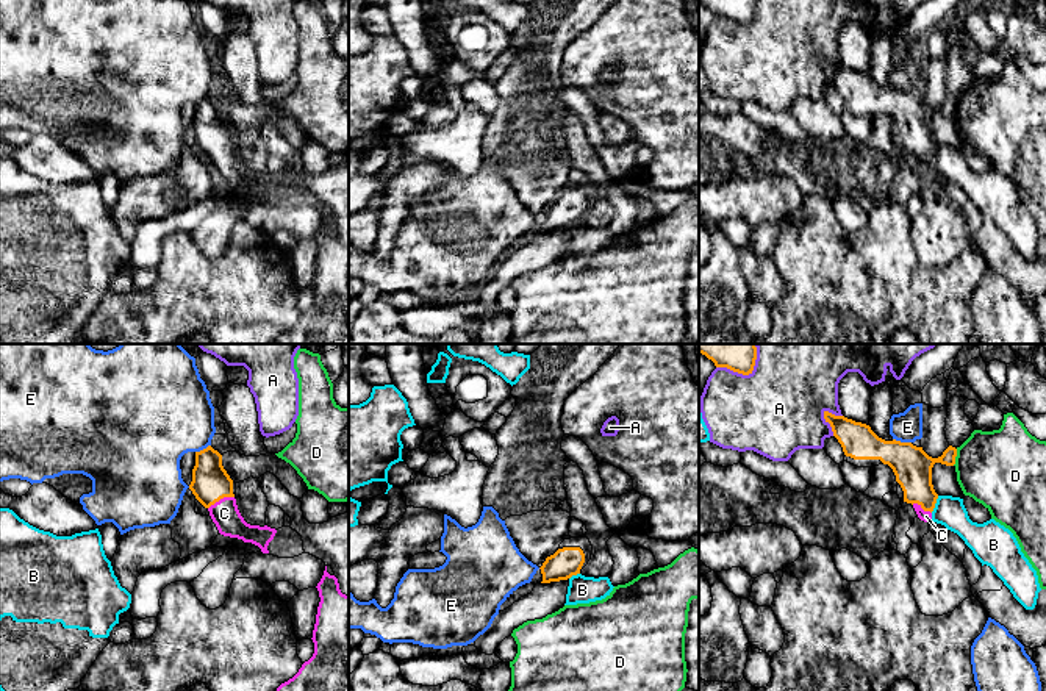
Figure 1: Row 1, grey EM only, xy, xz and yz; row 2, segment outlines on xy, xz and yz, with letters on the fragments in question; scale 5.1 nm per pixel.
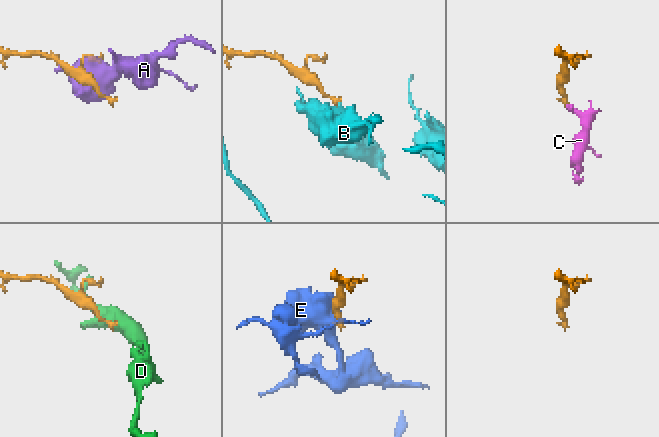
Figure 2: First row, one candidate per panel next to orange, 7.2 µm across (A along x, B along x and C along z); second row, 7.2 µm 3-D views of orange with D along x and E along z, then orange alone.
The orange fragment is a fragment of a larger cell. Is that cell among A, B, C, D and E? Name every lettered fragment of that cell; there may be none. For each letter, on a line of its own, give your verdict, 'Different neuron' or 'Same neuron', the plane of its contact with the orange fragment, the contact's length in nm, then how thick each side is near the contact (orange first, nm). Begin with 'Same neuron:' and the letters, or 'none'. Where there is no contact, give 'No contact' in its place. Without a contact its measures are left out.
Same neuron: C
A: Different neuron. Touches orange in yz. Shared border 140 nm. Thickness 180 nm (orange) against 440 nm
B: Different neuron. Touches orange in yz. Shared border 100 nm. Thickness 200 nm (orange) against 160 nm
C: Same neuron. Touches orange in xy. Shared border 150 nm. Thickness 190 nm (orange) against 140 nm
D: Different neuron. Touches orange in yz. Shared border 90 nm. Thickness 200 nm (orange) against 400 nm
E: Different neuron. Touches orange in yz. Shared border 100 nm. Thickness 200 nm (orange) against 160 nm

